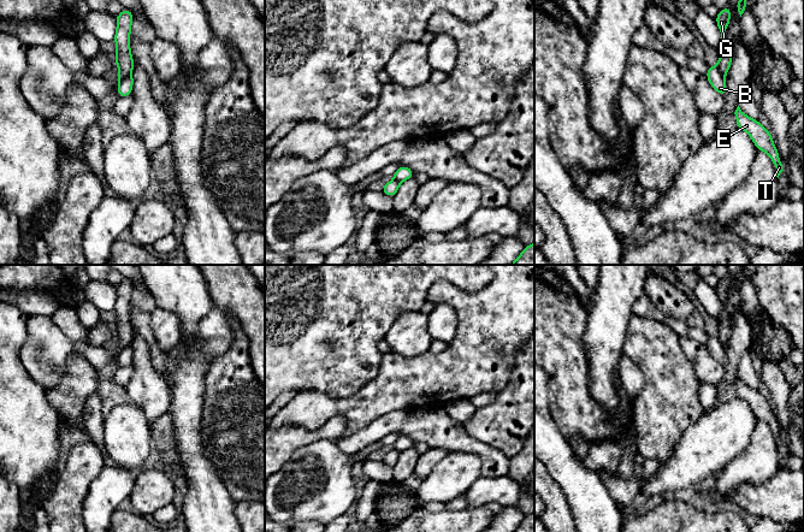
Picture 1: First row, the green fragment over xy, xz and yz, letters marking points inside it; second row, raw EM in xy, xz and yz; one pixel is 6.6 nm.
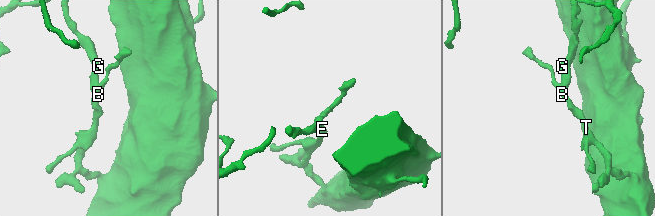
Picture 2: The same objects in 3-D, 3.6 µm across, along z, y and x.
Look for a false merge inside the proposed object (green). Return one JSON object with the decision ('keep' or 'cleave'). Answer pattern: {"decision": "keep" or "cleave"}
{"decision": "cleave"}

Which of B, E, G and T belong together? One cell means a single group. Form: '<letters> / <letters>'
B E T / G

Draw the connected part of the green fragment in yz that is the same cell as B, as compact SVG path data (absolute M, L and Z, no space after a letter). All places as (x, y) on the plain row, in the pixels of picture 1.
M708 336L707 348L711 356L722 366L726 366L727 363L727 356L725 353L725 348L721 344L717 336Z

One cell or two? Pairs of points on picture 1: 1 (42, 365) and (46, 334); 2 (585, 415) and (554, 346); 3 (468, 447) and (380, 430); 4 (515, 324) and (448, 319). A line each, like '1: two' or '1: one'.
1: one
2: one
3: one
4: two

